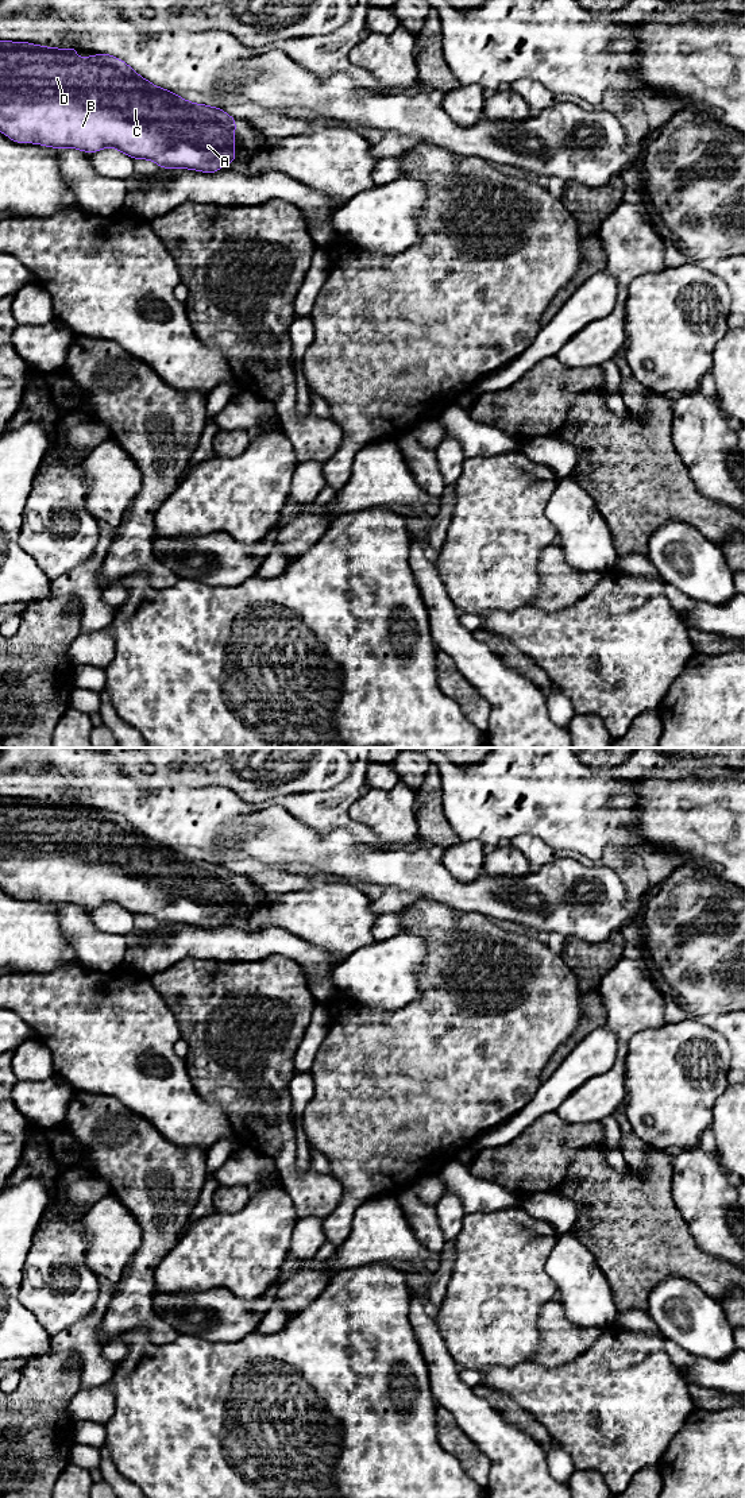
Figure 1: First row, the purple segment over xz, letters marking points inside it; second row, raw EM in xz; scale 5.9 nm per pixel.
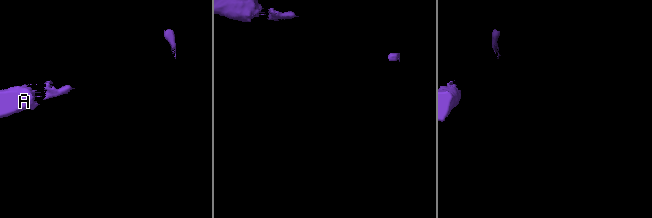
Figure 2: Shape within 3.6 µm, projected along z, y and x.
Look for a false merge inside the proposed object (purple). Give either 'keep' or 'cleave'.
keep

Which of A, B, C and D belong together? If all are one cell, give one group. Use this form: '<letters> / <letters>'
A B C D

